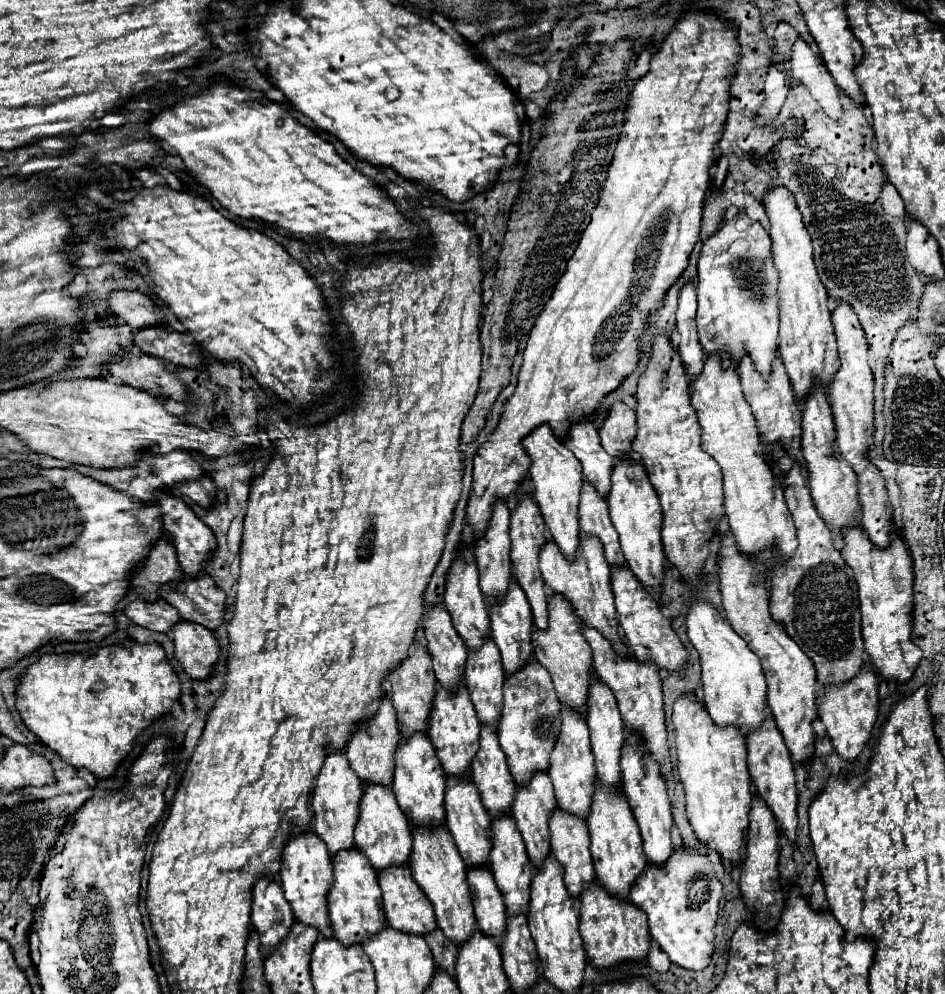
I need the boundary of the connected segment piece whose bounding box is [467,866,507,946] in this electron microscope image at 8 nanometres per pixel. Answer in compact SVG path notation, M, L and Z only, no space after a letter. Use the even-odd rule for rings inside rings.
M469 868L467 872L477 926L491 938L497 938L497 946L501 946L501 932L505 932L505 904L503 896L491 876L489 868Z

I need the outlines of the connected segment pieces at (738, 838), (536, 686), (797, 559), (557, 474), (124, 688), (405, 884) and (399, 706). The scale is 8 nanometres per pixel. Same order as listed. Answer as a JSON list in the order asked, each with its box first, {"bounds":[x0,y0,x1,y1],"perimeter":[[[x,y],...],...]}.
[{"bounds":[673,696,753,864],"perimeter":[[[681,696],[673,706],[679,776],[685,786],[687,818],[695,836],[727,864],[741,864],[749,808],[753,800],[747,770],[747,744],[739,728],[717,728],[695,696]]]},{"bounds":[497,662,561,784],"perimeter":[[[529,662],[521,668],[521,672],[507,676],[503,696],[505,706],[497,728],[497,738],[507,756],[507,766],[515,784],[525,784],[537,768],[541,768],[541,772],[549,772],[549,756],[553,752],[553,744],[557,744],[557,732],[561,732],[561,702],[549,672],[545,672],[545,668],[537,662]]]},{"bounds":[769,464,865,686],"perimeter":[[[793,464],[793,468],[783,476],[783,486],[785,500],[797,528],[799,548],[789,562],[777,564],[773,570],[769,604],[771,616],[775,622],[783,624],[785,632],[813,660],[817,680],[823,686],[833,682],[843,684],[859,674],[865,662],[857,584],[851,568],[833,544],[833,532],[815,510],[799,464]]]},{"bounds":[525,424,583,560],"perimeter":[[[541,424],[535,428],[527,438],[525,438],[525,450],[529,452],[533,466],[529,470],[529,476],[535,484],[535,500],[541,508],[541,514],[551,530],[553,542],[559,546],[565,558],[575,560],[575,552],[579,548],[579,496],[581,496],[581,486],[583,486],[583,472],[581,472],[581,462],[565,448],[553,432]]]},{"bounds":[17,644,181,778],"perimeter":[[[131,644],[127,648],[123,646],[105,646],[101,648],[95,656],[89,656],[85,658],[83,654],[45,654],[41,656],[31,668],[27,668],[27,674],[23,676],[19,688],[17,688],[17,710],[25,722],[25,726],[45,744],[49,746],[51,750],[55,750],[67,764],[75,766],[75,768],[85,768],[89,770],[93,776],[97,778],[113,778],[115,776],[115,770],[117,766],[127,758],[127,754],[133,750],[133,744],[137,740],[137,736],[151,724],[155,722],[157,718],[165,716],[171,712],[173,708],[173,702],[177,702],[181,696],[181,680],[177,678],[175,670],[171,668],[163,648],[159,644]]]},{"bounds":[379,868,437,936],"perimeter":[[[387,868],[379,872],[379,886],[383,892],[383,910],[387,916],[387,924],[391,928],[397,928],[405,934],[425,936],[437,928],[433,906],[429,904],[429,898],[421,892],[417,882],[411,876],[409,868]]]},{"bounds":[389,644,437,736],"perimeter":[[[417,644],[417,650],[413,650],[411,656],[407,656],[397,666],[397,670],[389,674],[389,682],[391,682],[391,700],[397,712],[401,736],[409,736],[409,732],[427,732],[429,712],[433,708],[433,698],[437,692],[437,680],[431,668],[431,656],[427,648]]]}]

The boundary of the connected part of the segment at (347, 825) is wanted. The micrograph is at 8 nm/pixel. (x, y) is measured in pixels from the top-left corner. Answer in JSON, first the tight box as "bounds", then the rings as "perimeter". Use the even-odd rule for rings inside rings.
{"bounds":[313,752,363,856],"perimeter":[[[343,752],[329,754],[325,758],[325,764],[321,768],[321,774],[317,778],[317,786],[313,792],[313,810],[315,810],[315,822],[313,830],[321,836],[321,840],[329,848],[329,856],[333,852],[339,852],[341,848],[353,848],[353,828],[357,824],[357,814],[359,814],[359,802],[361,802],[361,792],[363,784],[361,780],[353,774],[347,758]]]}

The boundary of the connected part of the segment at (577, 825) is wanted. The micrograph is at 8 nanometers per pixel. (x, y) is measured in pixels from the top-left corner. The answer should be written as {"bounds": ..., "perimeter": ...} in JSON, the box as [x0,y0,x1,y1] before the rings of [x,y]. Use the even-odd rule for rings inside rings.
{"bounds":[549,810,595,898],"perimeter":[[[555,810],[551,814],[549,820],[549,828],[551,828],[551,854],[555,856],[555,860],[563,866],[563,880],[565,886],[569,890],[569,894],[573,898],[579,898],[581,892],[595,880],[595,870],[593,870],[593,860],[591,860],[591,852],[589,852],[589,832],[587,832],[587,824],[577,818],[577,816],[569,816],[563,810]]]}

